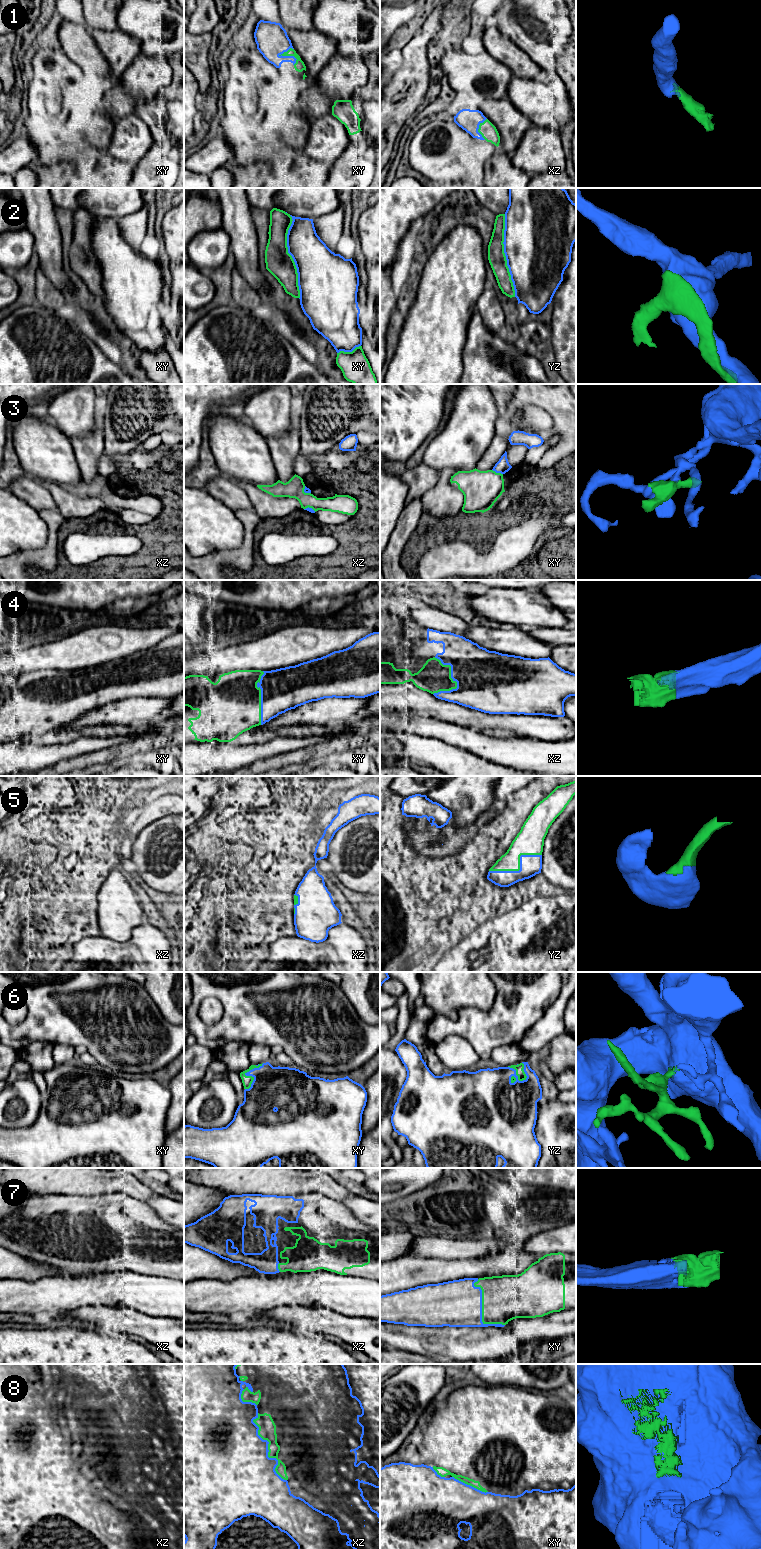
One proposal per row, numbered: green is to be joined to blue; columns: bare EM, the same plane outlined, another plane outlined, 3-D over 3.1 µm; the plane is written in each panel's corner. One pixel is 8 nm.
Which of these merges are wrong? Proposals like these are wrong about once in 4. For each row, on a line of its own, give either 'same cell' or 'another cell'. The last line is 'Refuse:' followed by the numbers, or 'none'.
1: same cell
2: another cell
3: another cell
4: same cell
5: same cell
6: same cell
7: same cell
8: another cell
Refuse: 2, 3, 8

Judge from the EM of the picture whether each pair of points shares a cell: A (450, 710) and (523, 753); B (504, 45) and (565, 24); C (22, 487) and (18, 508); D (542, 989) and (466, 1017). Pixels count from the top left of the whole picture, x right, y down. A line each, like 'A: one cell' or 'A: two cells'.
A: two cells
B: two cells
C: two cells
D: one cell

